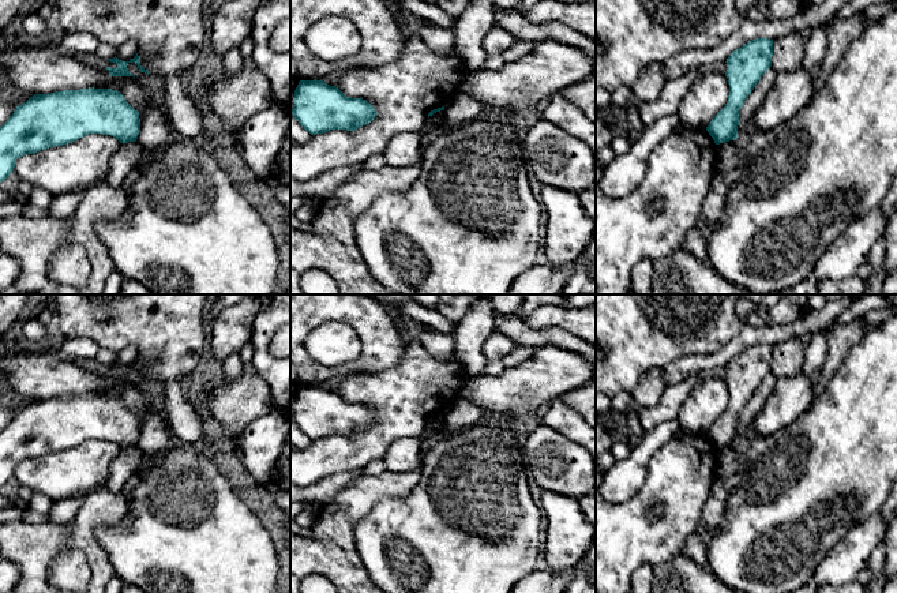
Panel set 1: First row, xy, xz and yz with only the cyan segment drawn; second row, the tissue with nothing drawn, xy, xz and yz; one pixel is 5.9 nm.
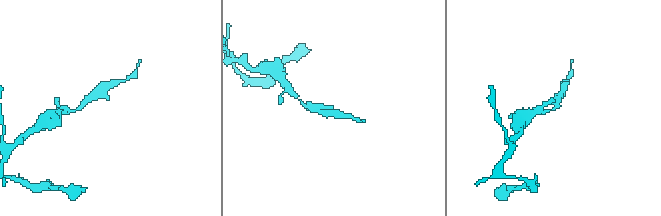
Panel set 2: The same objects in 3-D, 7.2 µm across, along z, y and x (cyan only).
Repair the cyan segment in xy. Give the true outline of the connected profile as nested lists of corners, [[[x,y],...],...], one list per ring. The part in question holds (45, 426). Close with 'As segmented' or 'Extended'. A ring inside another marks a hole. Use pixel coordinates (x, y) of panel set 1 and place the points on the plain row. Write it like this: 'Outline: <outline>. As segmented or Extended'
Outline: [[[89,393],[34,399],[0,432],[0,488],[26,459],[89,439],[110,440],[120,448],[136,447],[139,438],[139,417],[117,395]]]. As segmented

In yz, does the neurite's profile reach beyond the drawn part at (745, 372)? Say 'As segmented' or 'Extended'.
As segmented

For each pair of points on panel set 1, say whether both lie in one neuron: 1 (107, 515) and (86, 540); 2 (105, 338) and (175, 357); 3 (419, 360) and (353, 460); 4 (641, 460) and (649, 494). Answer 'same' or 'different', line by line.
1: same
2: same
3: same
4: different

